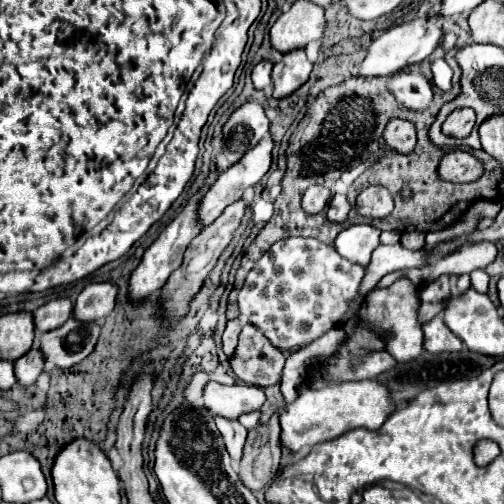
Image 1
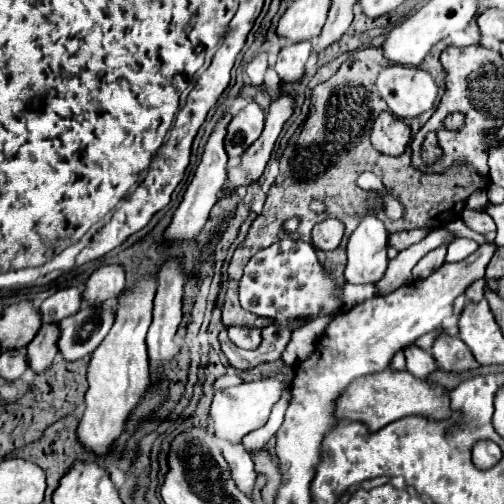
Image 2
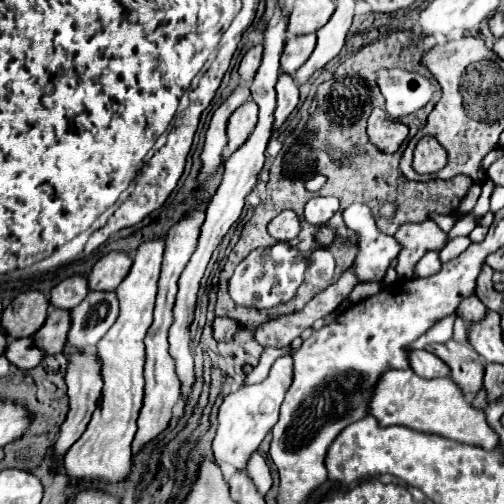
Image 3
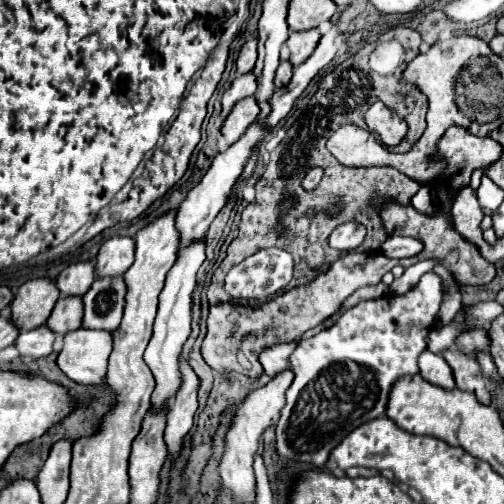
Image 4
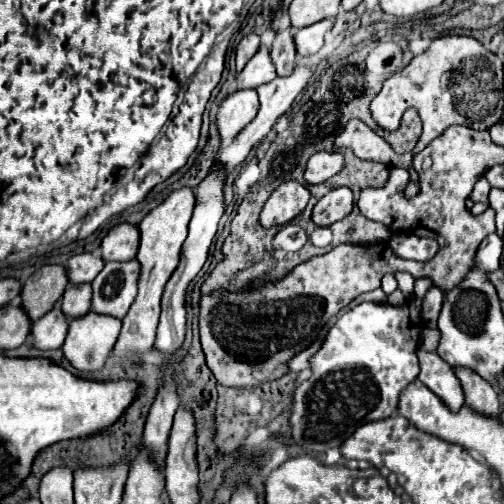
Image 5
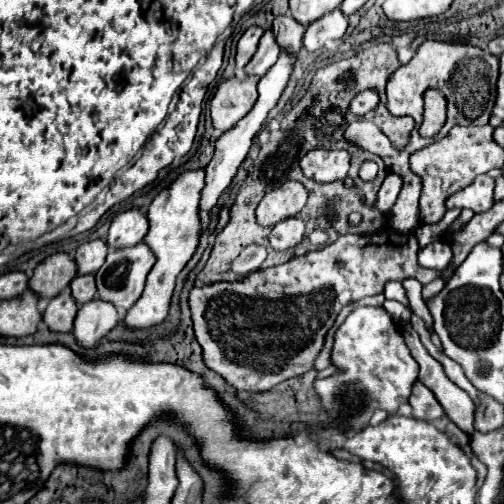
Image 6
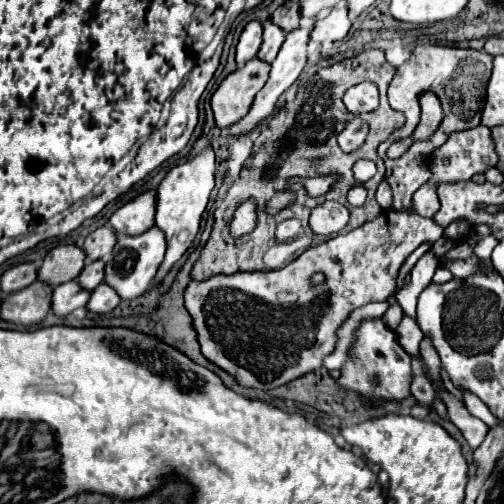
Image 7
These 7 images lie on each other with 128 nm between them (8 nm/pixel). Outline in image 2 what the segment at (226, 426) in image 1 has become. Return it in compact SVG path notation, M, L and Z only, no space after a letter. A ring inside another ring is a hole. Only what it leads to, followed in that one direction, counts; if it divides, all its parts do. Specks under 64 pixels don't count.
M226 442L222 454L224 454L224 458L230 466L232 480L236 482L240 492L244 492L248 498L252 498L252 492L254 492L254 486L256 486L256 470L254 470L254 462L246 454L244 446Z

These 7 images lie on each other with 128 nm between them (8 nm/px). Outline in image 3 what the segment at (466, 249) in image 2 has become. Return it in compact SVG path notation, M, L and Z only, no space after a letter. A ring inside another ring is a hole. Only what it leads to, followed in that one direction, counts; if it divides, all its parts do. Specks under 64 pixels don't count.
M456 236L454 240L450 240L448 242L448 246L440 252L440 262L444 264L444 262L448 262L448 260L452 260L452 258L456 258L456 256L460 256L468 246L472 244L472 240L470 238L466 238L466 236Z

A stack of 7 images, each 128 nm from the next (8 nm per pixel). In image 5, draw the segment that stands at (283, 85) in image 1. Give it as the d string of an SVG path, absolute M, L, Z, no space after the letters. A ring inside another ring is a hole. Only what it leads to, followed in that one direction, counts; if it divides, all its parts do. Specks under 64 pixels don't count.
M326 18L324 22L316 22L312 26L306 26L302 30L294 32L294 42L296 42L296 50L300 56L310 56L316 54L322 44L324 44L324 36L328 30L334 28L334 20Z

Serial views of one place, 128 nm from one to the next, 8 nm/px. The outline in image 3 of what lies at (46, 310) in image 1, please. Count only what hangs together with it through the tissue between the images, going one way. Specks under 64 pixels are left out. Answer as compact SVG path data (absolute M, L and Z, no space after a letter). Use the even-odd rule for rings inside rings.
M74 274L66 280L62 280L60 284L56 284L50 292L50 304L58 306L58 308L66 308L72 310L74 306L78 306L84 296L88 294L88 280L86 276Z

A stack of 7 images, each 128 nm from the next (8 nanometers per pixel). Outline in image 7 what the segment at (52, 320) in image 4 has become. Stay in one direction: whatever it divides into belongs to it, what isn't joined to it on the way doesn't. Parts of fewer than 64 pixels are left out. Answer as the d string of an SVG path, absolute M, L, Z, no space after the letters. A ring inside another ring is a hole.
M94 260L94 262L86 264L84 270L82 270L80 276L78 276L80 286L86 288L86 290L90 290L90 292L92 292L102 280L104 280L104 262L102 262L102 260Z

